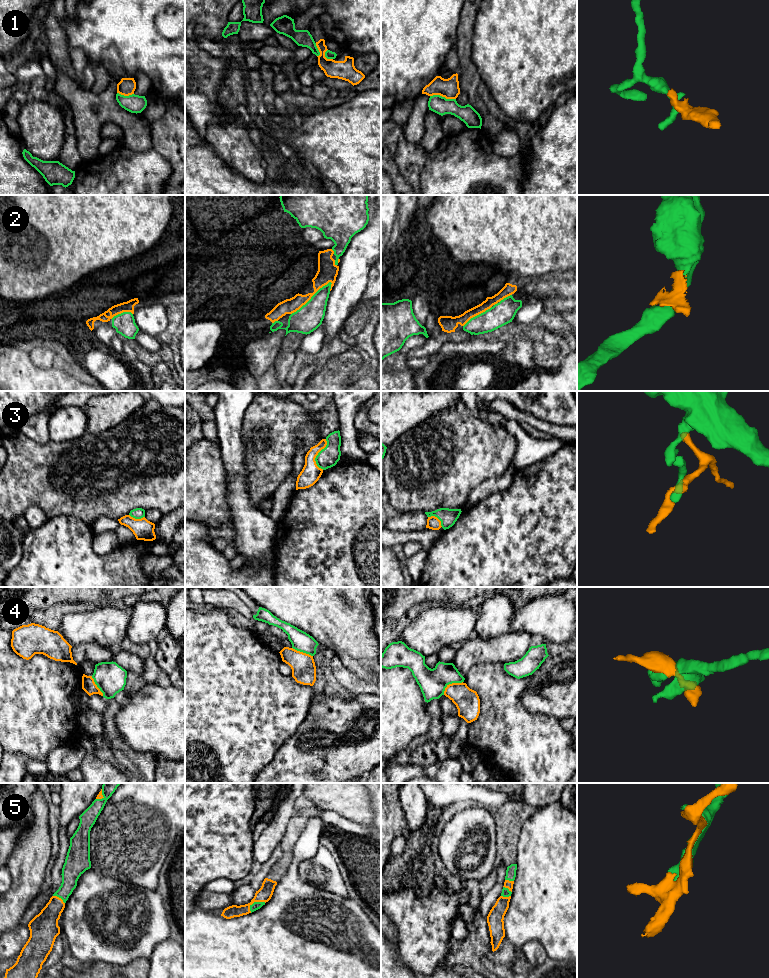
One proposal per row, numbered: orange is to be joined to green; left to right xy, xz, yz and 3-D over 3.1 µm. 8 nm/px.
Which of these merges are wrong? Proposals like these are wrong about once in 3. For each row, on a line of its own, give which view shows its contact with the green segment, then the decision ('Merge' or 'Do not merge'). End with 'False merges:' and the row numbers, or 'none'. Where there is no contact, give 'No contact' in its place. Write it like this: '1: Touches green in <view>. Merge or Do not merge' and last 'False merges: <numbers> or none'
1: Touches green in yz. Do not merge
2: Touches green in xz. Do not merge
3: Touches green in xz. Do not merge
4: Touches green in yz. Do not merge
5: Touches green in xz. Merge
False merges: 1, 2, 3, 4

